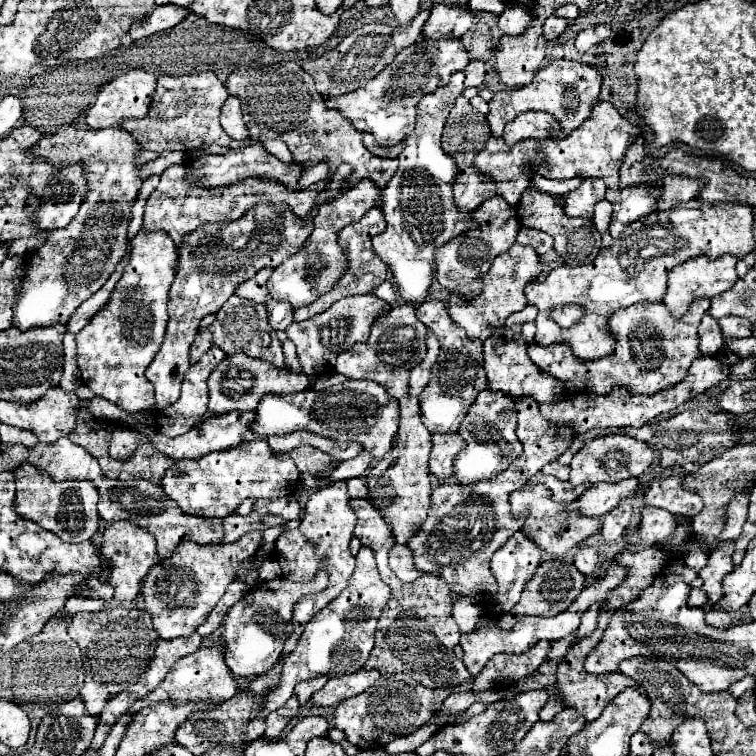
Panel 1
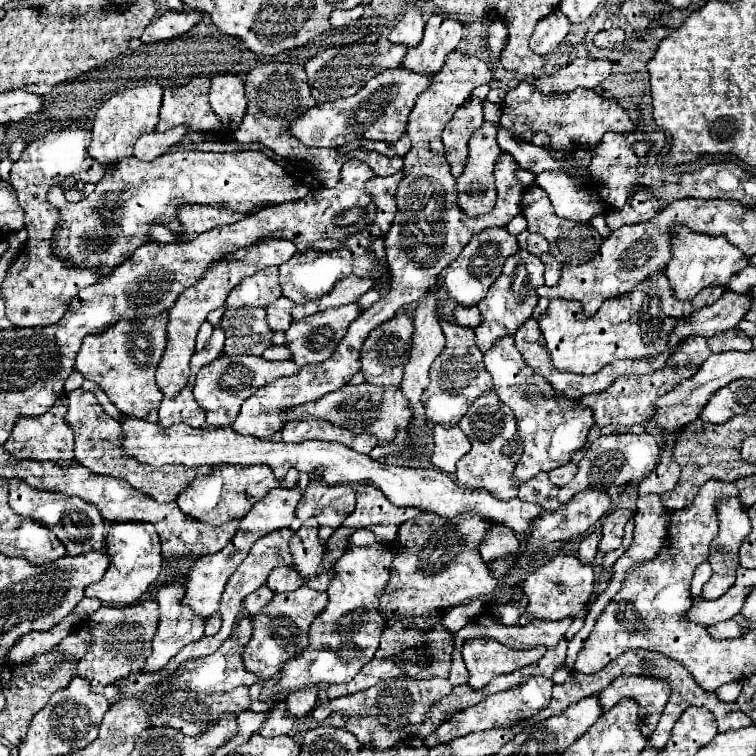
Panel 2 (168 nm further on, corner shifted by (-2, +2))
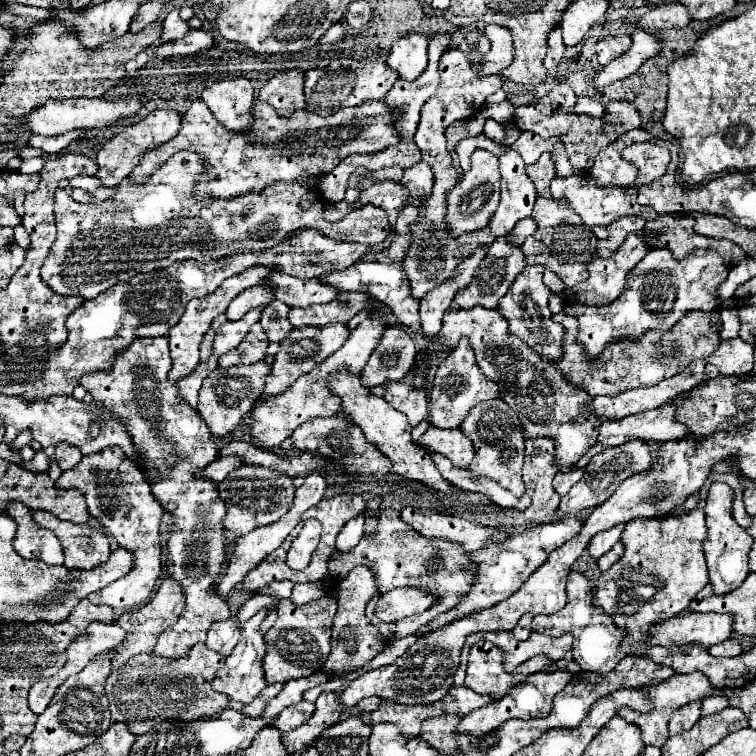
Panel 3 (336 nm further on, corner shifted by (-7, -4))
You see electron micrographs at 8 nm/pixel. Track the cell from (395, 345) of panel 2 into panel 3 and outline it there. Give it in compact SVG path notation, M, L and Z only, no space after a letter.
M385 328L381 342L361 372L361 384L365 388L373 388L387 380L403 378L411 370L417 352L415 340L403 328Z

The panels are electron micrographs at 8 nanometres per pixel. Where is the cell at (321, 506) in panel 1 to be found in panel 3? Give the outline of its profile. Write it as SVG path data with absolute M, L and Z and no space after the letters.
M309 520L305 522L299 538L293 540L293 546L289 548L289 554L287 554L287 564L293 570L303 570L309 564L317 542L319 542L319 522Z

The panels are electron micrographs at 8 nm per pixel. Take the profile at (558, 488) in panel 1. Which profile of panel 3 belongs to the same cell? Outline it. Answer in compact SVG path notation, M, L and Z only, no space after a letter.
M525 434L525 464L523 464L523 482L533 504L527 512L517 516L517 524L523 528L545 524L545 516L555 514L559 506L559 494L553 490L553 476L559 472L555 464L555 442L547 436L529 438Z

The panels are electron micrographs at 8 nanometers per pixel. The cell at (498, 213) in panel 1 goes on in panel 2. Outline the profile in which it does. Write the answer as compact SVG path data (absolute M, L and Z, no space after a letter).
M488 228L470 238L466 248L460 252L460 256L440 272L438 280L446 288L448 296L456 300L460 306L476 306L492 286L492 282L500 276L502 264L508 256L518 252L516 236L512 236L506 228Z

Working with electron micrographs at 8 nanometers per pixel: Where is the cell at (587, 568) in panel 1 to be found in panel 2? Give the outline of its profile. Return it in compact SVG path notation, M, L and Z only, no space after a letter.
M592 532L592 534L588 534L588 536L580 542L578 560L580 560L582 564L592 564L592 562L594 562L596 552L598 552L598 542L600 542L600 532Z

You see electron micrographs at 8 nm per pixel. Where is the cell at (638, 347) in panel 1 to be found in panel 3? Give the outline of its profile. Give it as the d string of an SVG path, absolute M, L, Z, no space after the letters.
M651 248L651 252L627 276L627 286L617 300L607 306L589 308L585 314L577 316L577 340L587 350L589 360L597 362L607 342L625 336L639 336L647 330L669 330L683 314L691 310L713 312L721 304L717 298L717 286L727 278L727 274L729 266L713 250L697 250L677 260L673 252L665 248Z

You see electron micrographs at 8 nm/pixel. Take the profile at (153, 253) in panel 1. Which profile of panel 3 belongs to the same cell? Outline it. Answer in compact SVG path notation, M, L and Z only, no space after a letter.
M139 338L139 342L133 342L129 350L119 354L113 370L87 374L81 378L81 386L103 410L125 424L131 442L135 442L139 466L149 474L151 494L163 510L173 516L173 526L165 544L165 566L169 574L181 582L187 604L179 620L159 634L153 652L179 658L187 654L195 642L205 642L211 624L227 620L231 610L229 604L215 594L217 578L221 576L227 556L227 540L223 534L227 508L219 498L217 486L213 486L209 478L203 478L207 464L217 458L217 444L209 426L199 418L199 412L191 408L177 394L175 384L169 382L167 374L171 364L167 338Z

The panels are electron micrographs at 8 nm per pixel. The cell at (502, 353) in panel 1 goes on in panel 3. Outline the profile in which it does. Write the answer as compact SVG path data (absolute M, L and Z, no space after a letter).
M693 310L693 312L685 314L667 332L647 330L639 338L623 338L623 340L611 342L601 352L597 362L591 366L585 360L585 352L583 352L581 344L577 342L577 334L579 334L577 318L569 316L565 312L559 312L553 318L555 318L555 322L563 324L565 330L567 330L565 342L563 342L563 358L559 362L555 362L555 364L563 370L563 374L567 374L567 380L571 384L587 390L589 396L599 396L599 394L615 396L615 394L621 394L625 390L655 386L661 380L683 372L693 360L711 356L715 352L715 348L719 346L719 342L721 342L719 334L713 332L713 328L711 328L711 312Z

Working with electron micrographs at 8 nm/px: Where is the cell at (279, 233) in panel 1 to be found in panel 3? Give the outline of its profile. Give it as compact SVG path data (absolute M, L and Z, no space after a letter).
M253 266L251 270L245 270L245 274L237 274L237 276L227 278L215 292L211 292L203 298L195 298L187 304L185 314L181 316L181 320L169 330L169 346L171 346L171 358L173 358L173 368L169 372L171 382L177 382L179 378L183 378L183 374L191 374L195 370L195 366L199 364L199 344L203 340L203 334L211 326L213 318L223 314L227 310L229 302L239 296L239 292L243 292L251 286L257 286L271 272L275 272L275 270L263 270L263 266Z

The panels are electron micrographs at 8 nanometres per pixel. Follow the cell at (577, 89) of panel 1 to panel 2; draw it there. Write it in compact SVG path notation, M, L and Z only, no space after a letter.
M578 58L568 66L558 68L556 74L544 74L532 84L538 92L572 92L576 88L596 88L610 74L610 60L584 60Z

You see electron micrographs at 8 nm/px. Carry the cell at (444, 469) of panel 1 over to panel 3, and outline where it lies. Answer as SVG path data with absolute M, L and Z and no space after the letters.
M429 426L429 430L417 440L417 444L431 452L443 454L457 468L467 468L473 460L473 444L459 428L441 430L437 426Z

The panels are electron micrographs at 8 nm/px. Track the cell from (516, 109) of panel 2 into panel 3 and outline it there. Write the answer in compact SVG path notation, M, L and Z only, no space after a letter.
M581 96L581 98L577 100L573 112L577 112L577 114L589 114L589 116L601 116L601 114L603 114L603 106L601 106L595 98Z

